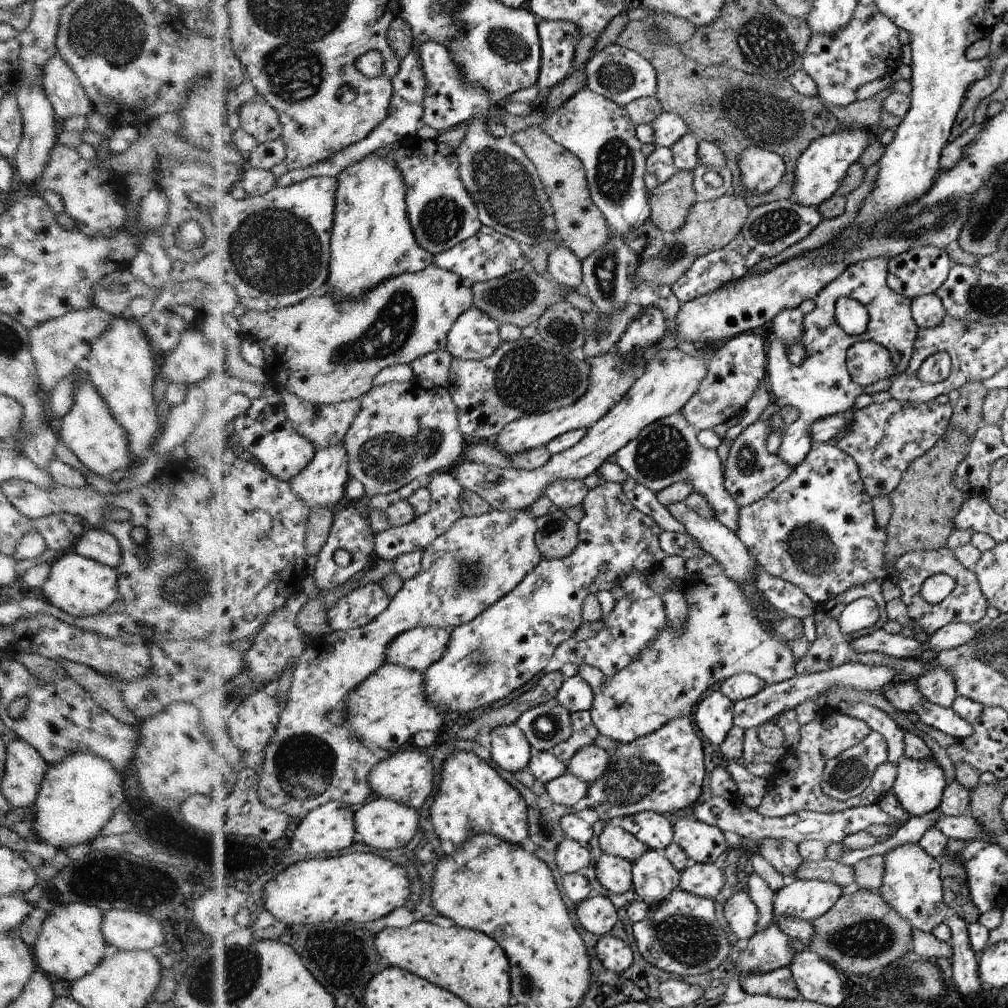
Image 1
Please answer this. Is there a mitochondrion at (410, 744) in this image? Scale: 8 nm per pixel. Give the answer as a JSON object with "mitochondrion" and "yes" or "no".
{"mitochondrion":"no"}

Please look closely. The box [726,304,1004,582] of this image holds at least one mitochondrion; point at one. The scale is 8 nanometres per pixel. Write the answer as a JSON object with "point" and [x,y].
{"point":[746,461]}

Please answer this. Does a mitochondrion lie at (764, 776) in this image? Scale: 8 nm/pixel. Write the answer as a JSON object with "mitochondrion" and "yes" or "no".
{"mitochondrion":"no"}

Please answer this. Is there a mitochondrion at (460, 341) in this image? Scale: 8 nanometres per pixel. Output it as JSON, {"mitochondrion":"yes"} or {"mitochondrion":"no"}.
{"mitochondrion":"no"}

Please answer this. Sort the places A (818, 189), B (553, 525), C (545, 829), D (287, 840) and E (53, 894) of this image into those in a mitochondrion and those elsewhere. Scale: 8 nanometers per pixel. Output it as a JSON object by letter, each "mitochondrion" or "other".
{"A":"other","B":"mitochondrion","C":"mitochondrion","D":"other","E":"other"}

